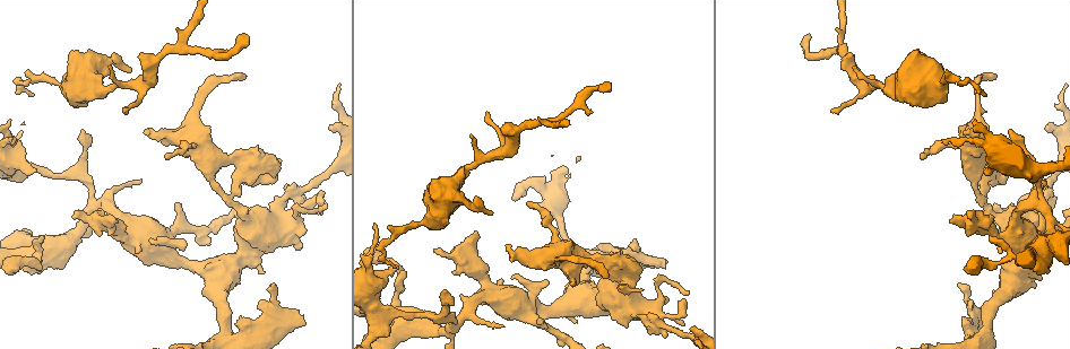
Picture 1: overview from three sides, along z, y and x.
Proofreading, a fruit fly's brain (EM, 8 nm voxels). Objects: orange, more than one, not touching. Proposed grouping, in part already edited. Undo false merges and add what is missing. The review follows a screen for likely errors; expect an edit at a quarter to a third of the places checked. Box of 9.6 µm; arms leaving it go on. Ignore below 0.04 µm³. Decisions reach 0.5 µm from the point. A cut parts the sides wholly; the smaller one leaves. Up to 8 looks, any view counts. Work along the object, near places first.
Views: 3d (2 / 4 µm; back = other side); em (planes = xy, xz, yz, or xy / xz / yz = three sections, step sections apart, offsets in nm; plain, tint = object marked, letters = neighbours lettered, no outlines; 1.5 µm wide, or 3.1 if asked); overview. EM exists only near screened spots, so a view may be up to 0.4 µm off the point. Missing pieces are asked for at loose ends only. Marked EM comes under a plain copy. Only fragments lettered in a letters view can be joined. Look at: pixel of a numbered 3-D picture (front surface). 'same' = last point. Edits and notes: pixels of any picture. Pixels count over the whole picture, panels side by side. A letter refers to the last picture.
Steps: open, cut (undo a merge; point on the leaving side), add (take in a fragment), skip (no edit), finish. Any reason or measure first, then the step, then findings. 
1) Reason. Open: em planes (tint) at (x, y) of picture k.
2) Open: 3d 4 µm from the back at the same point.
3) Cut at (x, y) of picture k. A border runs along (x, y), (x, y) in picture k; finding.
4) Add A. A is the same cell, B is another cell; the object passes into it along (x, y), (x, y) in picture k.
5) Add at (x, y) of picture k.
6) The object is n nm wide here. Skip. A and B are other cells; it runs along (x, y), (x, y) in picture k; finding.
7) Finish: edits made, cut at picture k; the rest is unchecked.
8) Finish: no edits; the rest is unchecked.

Branch stops here. Open: em planes (letters) at (635, 241) of picture 1.

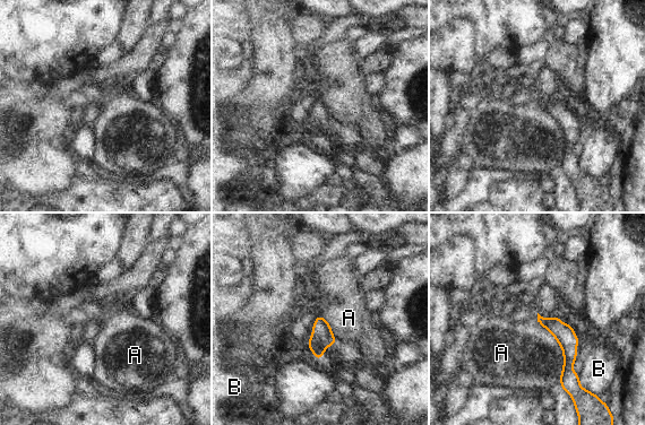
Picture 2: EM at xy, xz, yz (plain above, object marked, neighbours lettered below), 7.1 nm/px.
Skip. A and B are other cells; it runs along (540, 319), (568, 341), (566, 382) in picture 2; no lettered fragment goes on from it.

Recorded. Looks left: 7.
Thick end. Open: em planes (letters) at (474, 235) of picture 1.

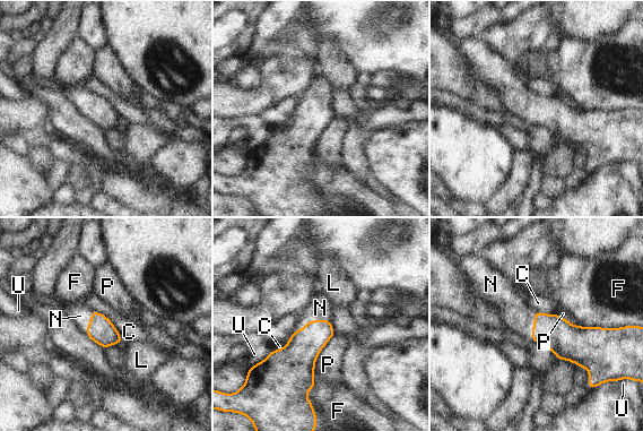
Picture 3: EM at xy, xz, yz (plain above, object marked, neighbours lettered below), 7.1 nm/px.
Add N. N is the same cell, C, F, L, P and U are other cells; the object passes into it along (300, 353), (312, 320), (320, 308) in picture 3; it goes on there.

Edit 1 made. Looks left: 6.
Finish: edits made, add at picture 3; the rest is unchecked.

